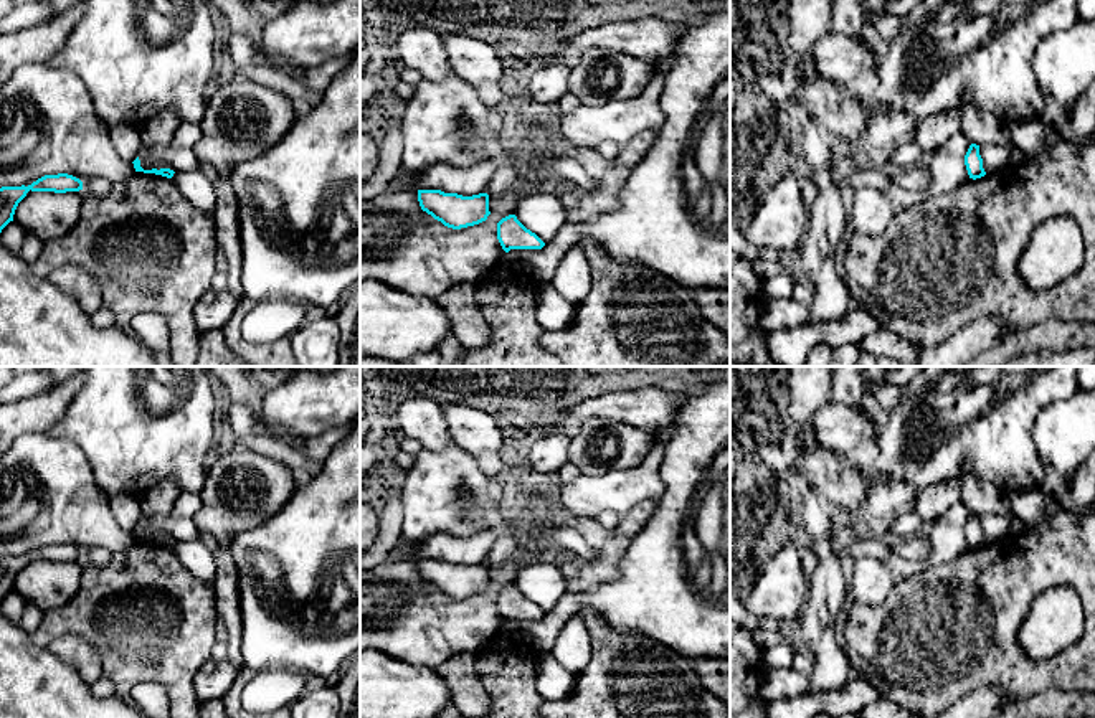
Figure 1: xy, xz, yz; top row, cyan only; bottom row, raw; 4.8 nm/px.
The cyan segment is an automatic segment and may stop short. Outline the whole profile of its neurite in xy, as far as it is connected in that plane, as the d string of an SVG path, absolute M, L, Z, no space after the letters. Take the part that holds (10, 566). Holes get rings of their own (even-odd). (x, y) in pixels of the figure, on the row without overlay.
M68 543L45 545L25 556L2 556L0 558L0 602L2 599L13 591L15 579L18 573L26 566L28 561L79 561L83 560L83 551Z

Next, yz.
M971 513L966 525L965 525L965 535L968 540L969 548L976 550L986 545L983 538L983 528L979 525L979 515Z

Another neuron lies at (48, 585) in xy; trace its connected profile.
M83 560L79 561L28 561L18 573L13 589L26 604L35 604L43 611L55 609L68 602L83 578Z

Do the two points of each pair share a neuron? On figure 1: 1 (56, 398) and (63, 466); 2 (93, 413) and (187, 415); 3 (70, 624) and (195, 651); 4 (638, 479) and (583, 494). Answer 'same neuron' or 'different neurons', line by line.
1: different neurons
2: same neuron
3: same neuron
4: same neuron

